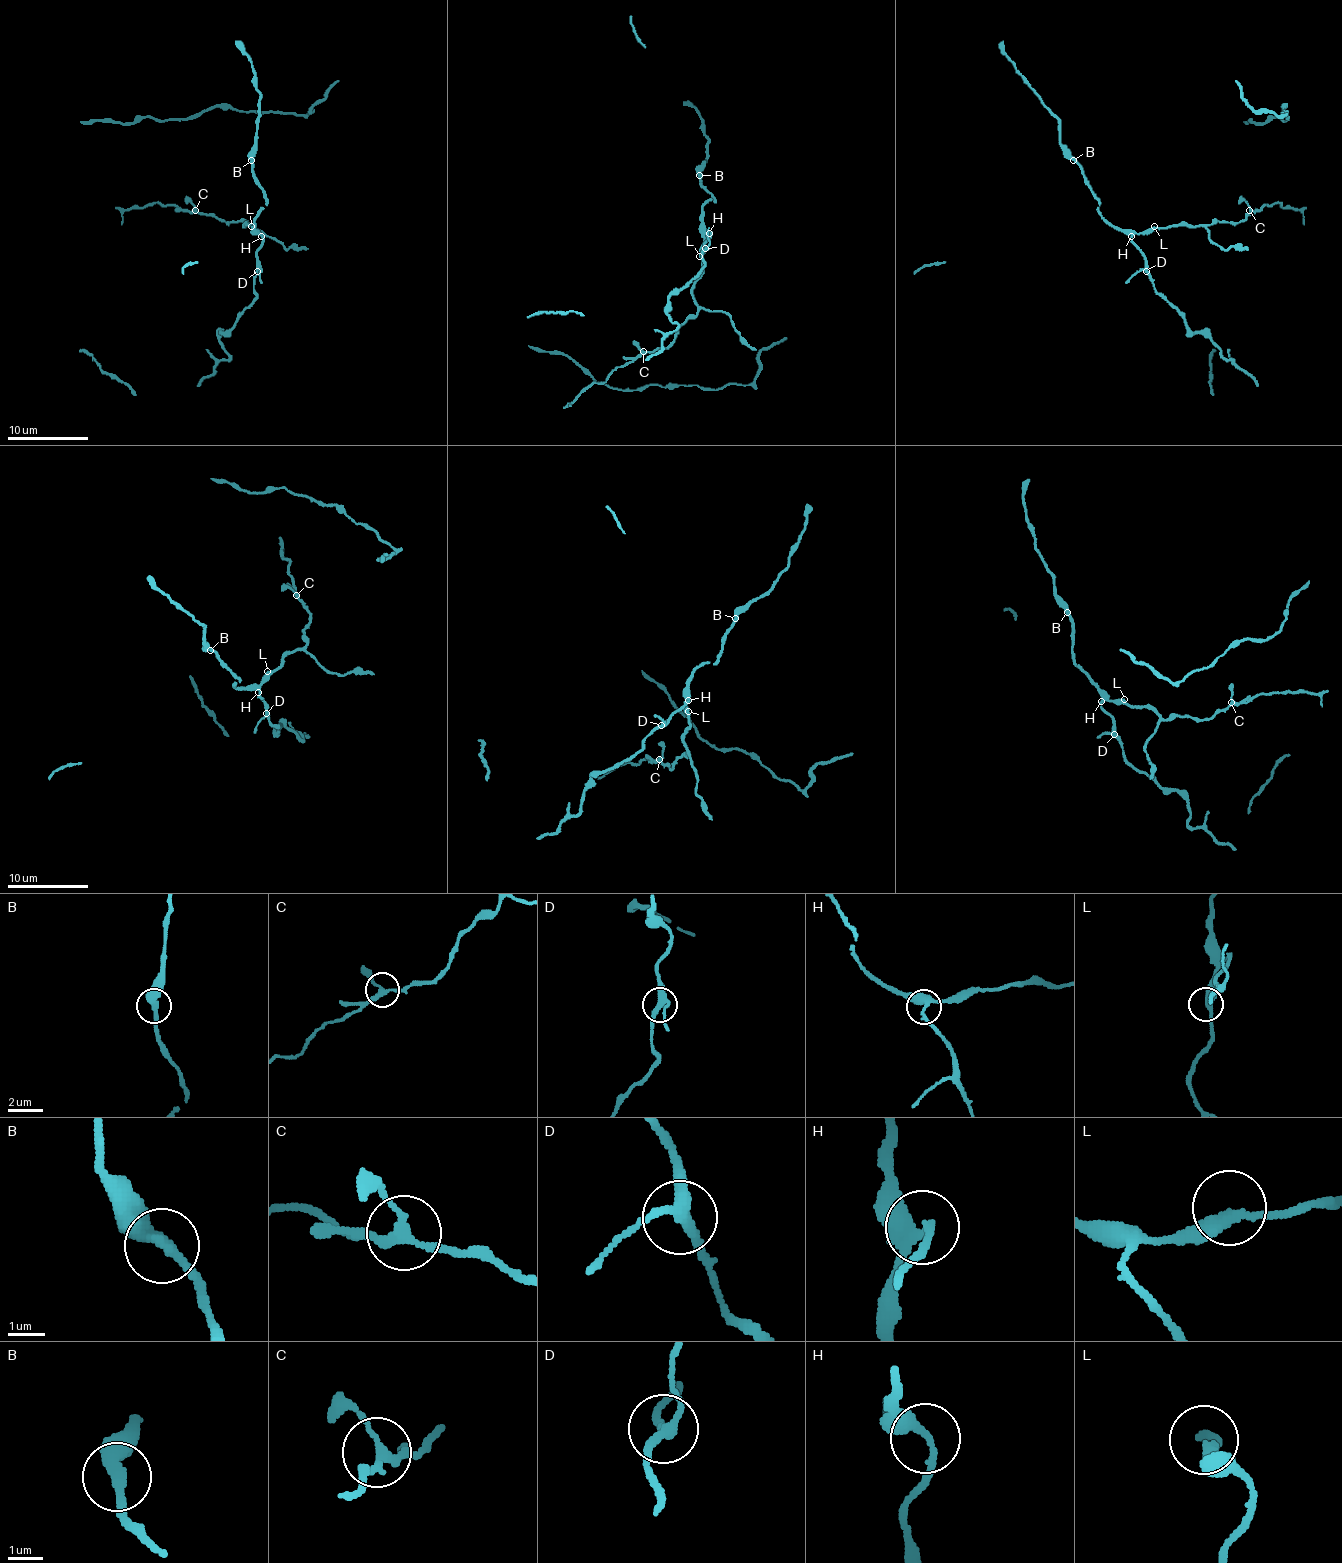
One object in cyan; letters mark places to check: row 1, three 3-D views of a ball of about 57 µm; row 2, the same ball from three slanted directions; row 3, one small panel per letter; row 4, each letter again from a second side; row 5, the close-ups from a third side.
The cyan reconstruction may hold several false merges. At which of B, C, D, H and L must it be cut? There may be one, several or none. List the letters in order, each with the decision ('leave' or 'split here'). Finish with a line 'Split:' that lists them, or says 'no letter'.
B: leave
C: leave
D: leave
H: leave
L: leave
Split: no letter

